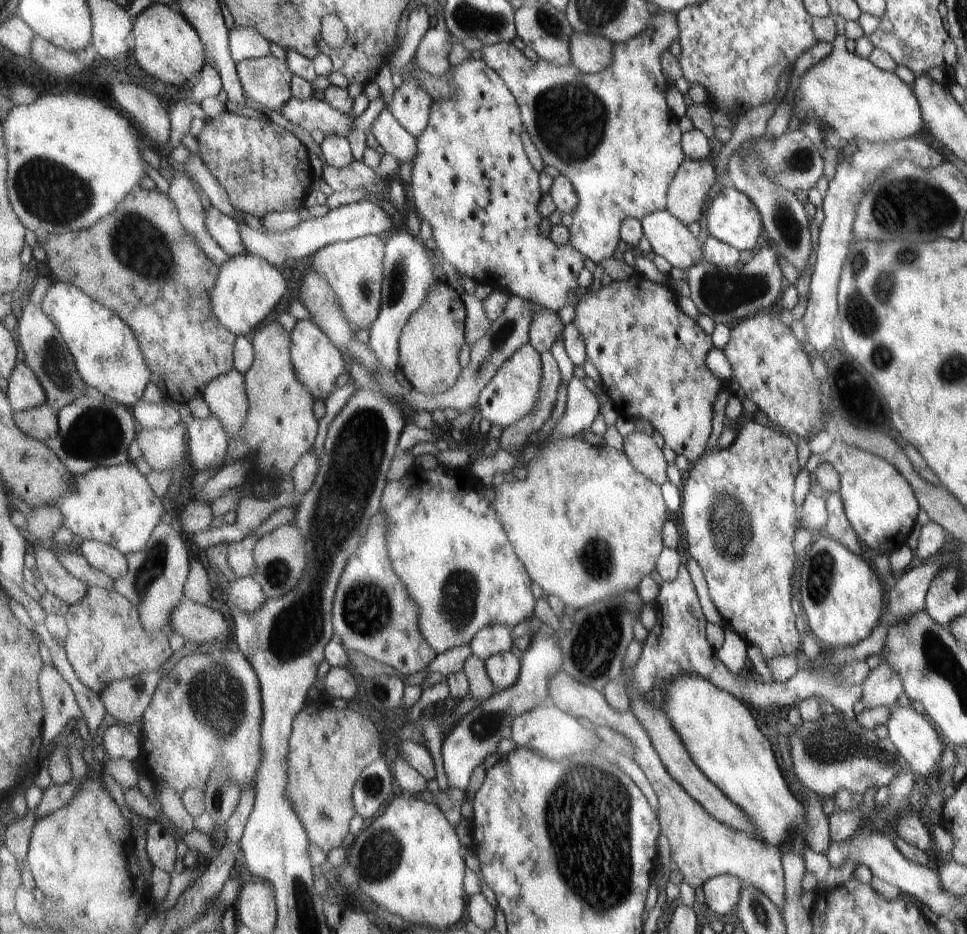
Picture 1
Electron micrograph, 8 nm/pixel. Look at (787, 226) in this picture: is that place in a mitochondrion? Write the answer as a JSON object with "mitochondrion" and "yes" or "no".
{"mitochondrion":"yes"}

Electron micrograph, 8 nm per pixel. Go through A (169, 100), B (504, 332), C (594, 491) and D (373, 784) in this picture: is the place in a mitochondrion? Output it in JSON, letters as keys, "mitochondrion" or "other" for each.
{"A":"other","B":"mitochondrion","C":"other","D":"mitochondrion"}

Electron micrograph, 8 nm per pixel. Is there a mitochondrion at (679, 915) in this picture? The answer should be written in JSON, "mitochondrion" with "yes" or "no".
{"mitochondrion":"no"}

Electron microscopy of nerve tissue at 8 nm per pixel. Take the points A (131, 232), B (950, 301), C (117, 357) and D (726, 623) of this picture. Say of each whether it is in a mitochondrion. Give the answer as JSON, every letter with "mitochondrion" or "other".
{"A":"mitochondrion","B":"other","C":"mitochondrion","D":"other"}

